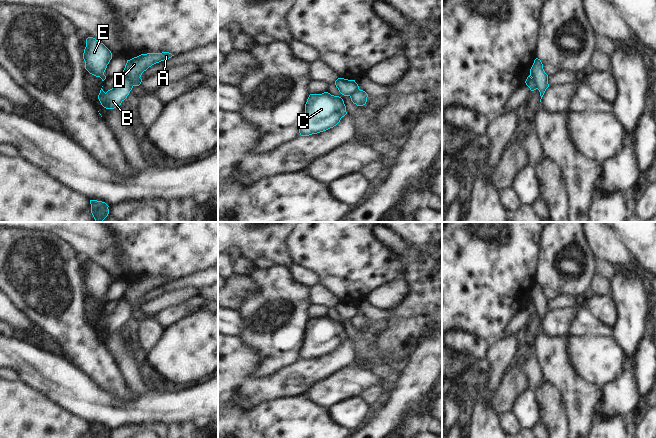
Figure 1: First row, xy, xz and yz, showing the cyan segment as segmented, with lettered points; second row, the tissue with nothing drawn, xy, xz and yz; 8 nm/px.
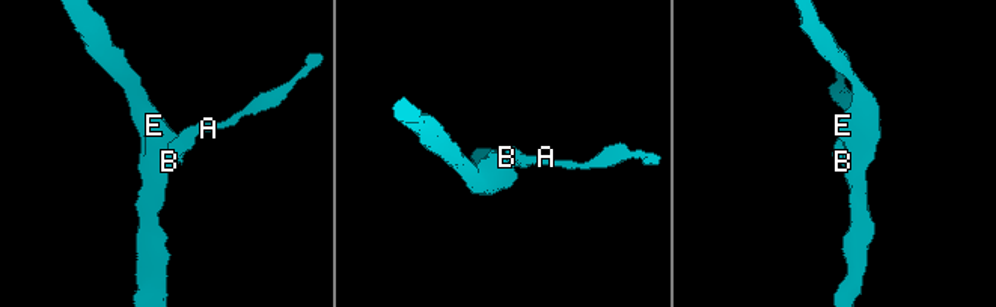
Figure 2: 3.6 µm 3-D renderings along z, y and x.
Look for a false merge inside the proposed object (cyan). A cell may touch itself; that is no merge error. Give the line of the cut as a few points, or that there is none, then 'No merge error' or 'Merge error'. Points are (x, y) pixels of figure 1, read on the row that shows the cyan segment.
Split along xy (123, 71), (132, 86). Merge error.

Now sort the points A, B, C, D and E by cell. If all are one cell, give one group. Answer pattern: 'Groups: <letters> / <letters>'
Groups: A D / B C E.

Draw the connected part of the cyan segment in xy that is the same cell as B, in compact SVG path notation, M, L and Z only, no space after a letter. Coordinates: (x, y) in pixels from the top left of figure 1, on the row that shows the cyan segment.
M122 72L117 76L117 82L112 89L106 93L101 88L98 95L98 99L101 105L106 109L114 109L121 105L121 103L127 98L133 86L129 79Z

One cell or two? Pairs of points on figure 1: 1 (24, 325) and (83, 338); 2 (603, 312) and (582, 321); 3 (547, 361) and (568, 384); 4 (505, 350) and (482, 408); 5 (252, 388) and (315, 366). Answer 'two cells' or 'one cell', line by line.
1: two cells
2: two cells
3: one cell
4: one cell
5: one cell

